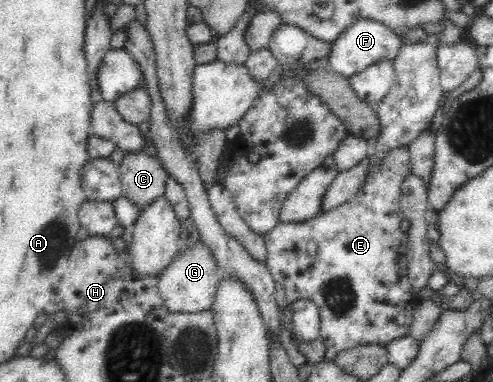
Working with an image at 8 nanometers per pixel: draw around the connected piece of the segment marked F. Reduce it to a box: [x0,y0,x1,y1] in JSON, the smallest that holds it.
[327,19,402,78]

